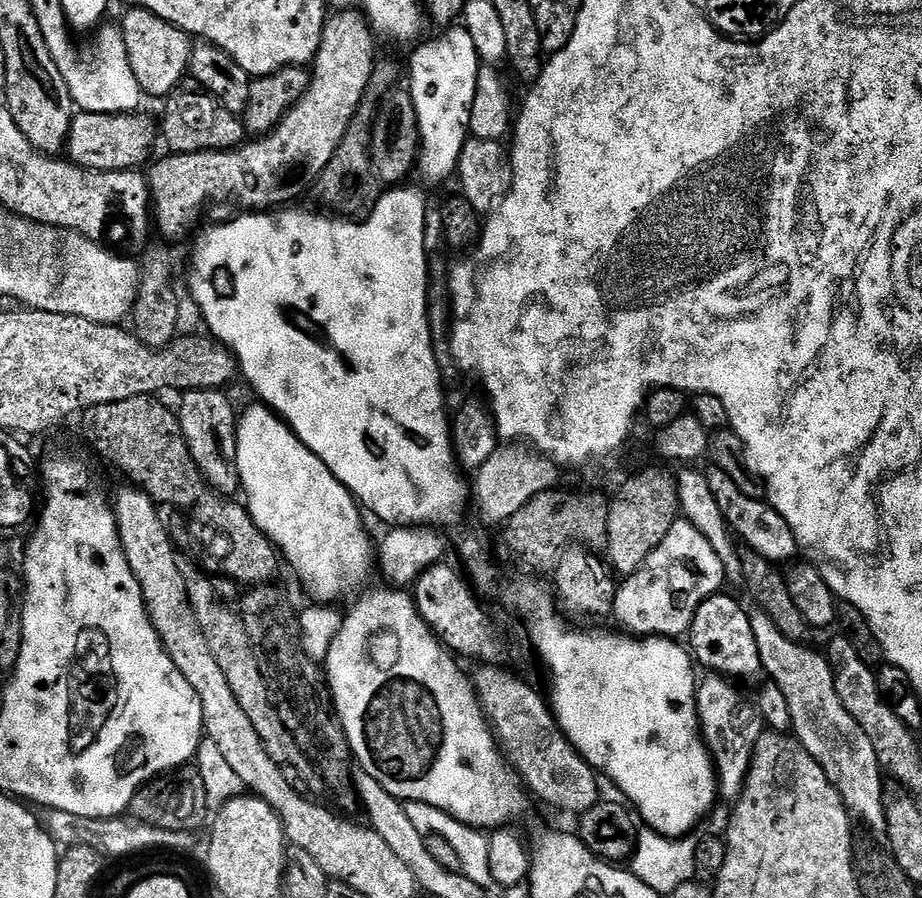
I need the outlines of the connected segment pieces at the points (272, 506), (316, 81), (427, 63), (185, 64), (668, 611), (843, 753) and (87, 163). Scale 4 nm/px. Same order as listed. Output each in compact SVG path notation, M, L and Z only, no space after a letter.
M263 403L239 413L234 467L240 473L243 495L248 495L249 515L296 571L303 591L313 601L336 602L332 600L347 588L358 587L372 568L374 572L374 544L372 548L356 497Z
M342 10L333 19L332 17L325 23L325 26L320 34L320 41L318 44L318 61L313 63L314 70L312 69L312 75L309 79L309 86L307 91L302 95L299 100L297 100L285 116L280 121L278 127L276 127L272 132L265 133L264 135L255 137L254 141L245 141L243 146L237 146L234 148L227 149L222 152L178 152L175 154L168 154L165 160L160 160L156 164L156 212L160 215L160 232L164 236L169 236L170 239L176 240L179 236L184 236L196 223L200 220L200 215L204 212L204 207L207 204L212 204L215 200L237 200L241 204L241 209L244 210L268 210L273 206L284 206L289 202L287 200L292 200L296 195L299 194L300 188L296 184L284 184L284 176L282 172L288 172L290 170L298 170L301 174L309 178L309 180L315 179L320 175L320 172L329 165L330 159L339 153L340 142L345 138L348 132L348 124L351 122L358 106L362 102L362 98L368 88L368 84L375 73L375 63L376 55L374 56L374 42L376 42L375 35L371 29L371 25L368 23L367 19L356 10Z
M452 26L441 32L444 33L437 40L428 41L412 58L410 95L420 127L418 176L420 172L428 184L453 179L464 144L470 139L468 123L476 87L482 79L482 61L476 49L475 35L464 26Z
M129 7L124 16L124 37L122 43L128 56L134 78L137 79L143 95L171 97L181 87L180 79L189 75L192 60L193 41L187 32L174 27L170 22L158 18L144 8Z
M677 518L674 526L670 526L670 534L662 538L662 542L646 558L646 562L632 576L623 577L619 581L614 598L614 620L625 633L637 638L646 636L663 636L665 638L680 638L692 627L692 619L700 604L721 591L726 583L726 575L721 558L715 553L710 542L703 537L702 531L685 518Z
M773 626L757 627L756 641L764 672L772 675L769 676L771 683L786 694L795 738L820 763L849 813L853 817L861 816L874 831L882 831L886 821L886 795L878 754L862 726L842 704L835 688L836 673L827 655L820 653L819 656L811 646L791 641Z
M77 111L68 131L67 155L71 163L81 168L93 168L99 172L127 172L141 167L140 163L152 148L152 135L158 128L148 116L141 114L112 115Z

